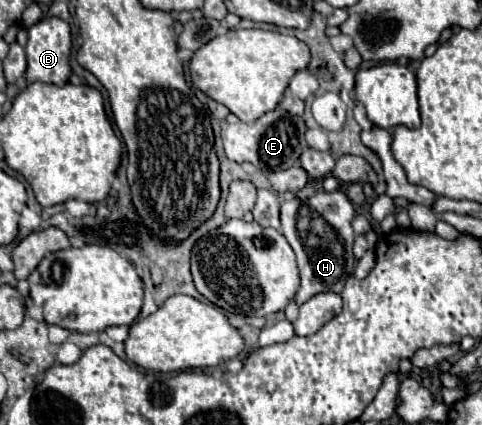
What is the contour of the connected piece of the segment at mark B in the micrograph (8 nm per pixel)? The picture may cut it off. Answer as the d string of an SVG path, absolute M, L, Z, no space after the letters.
M45 17L43 21L35 23L33 27L29 27L29 41L27 41L25 53L27 53L27 71L25 71L27 83L43 81L43 83L53 83L53 85L65 85L71 75L71 67L69 67L71 31L69 31L69 25L57 17Z

